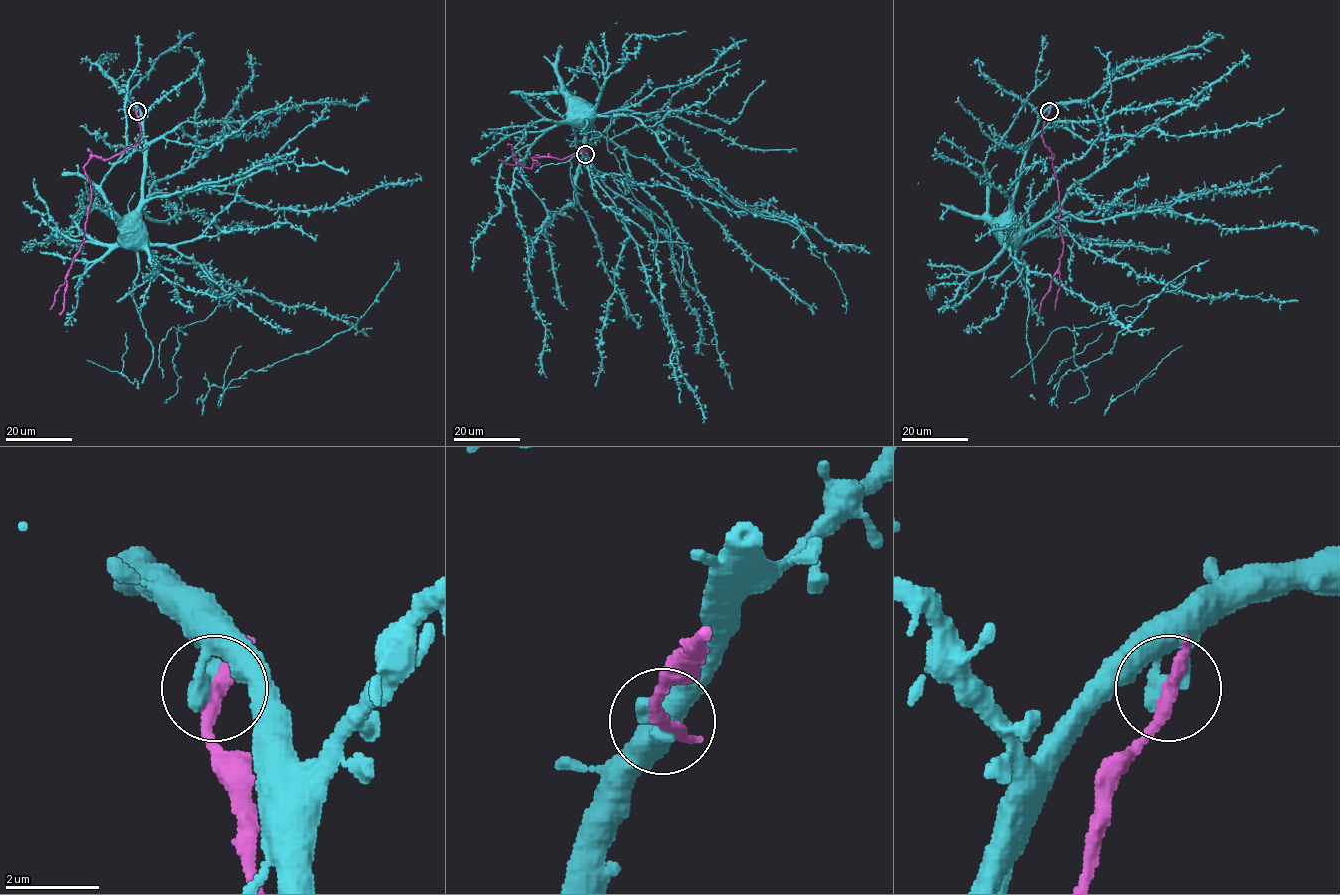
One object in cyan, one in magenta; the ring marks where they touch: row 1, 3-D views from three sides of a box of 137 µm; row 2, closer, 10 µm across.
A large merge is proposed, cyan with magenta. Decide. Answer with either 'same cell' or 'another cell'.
another cell

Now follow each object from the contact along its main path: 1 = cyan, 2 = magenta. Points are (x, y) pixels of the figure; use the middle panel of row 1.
1: (584, 154), (591, 140), (592, 124), (588, 118), (591, 121), (582, 120)
2: (584, 154), (589, 147), (563, 159), (532, 157), (539, 163), (527, 168), (514, 159), (512, 146), (507, 144)

